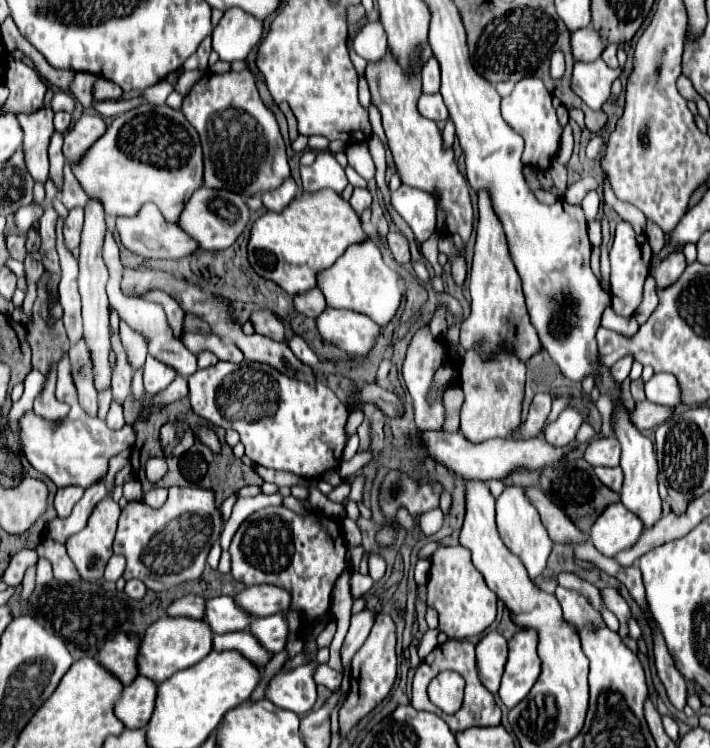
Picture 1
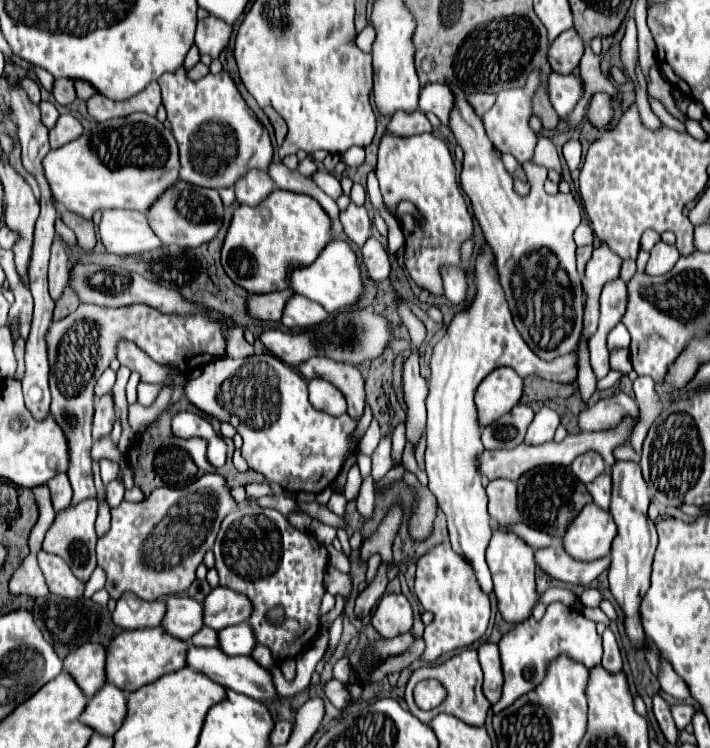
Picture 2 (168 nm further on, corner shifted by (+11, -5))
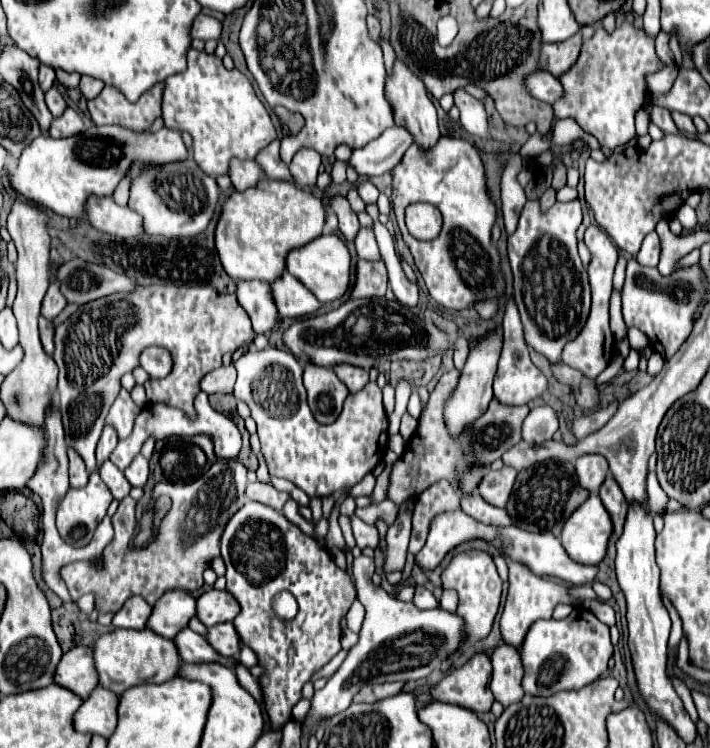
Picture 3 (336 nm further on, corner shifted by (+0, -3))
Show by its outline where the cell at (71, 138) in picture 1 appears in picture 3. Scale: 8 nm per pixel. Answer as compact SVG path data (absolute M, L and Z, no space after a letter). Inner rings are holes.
M65 108L65 112L59 118L53 118L49 126L49 136L67 138L71 134L79 134L79 130L83 130L83 122L79 114L73 108Z

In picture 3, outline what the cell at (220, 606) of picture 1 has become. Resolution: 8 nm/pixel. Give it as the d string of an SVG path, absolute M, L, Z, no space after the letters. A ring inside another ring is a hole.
M171 590L155 602L153 612L147 620L147 628L163 638L175 638L175 634L187 626L189 618L195 616L195 596L185 590Z

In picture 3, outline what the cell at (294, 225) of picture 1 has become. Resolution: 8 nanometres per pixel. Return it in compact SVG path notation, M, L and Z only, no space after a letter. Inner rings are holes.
M261 178L255 186L247 188L245 192L233 192L221 206L221 216L215 226L215 248L221 258L223 270L233 280L263 280L273 282L285 270L285 256L289 250L305 246L307 242L321 236L325 224L325 208L319 198L311 192L305 192L293 182L287 180L269 180Z

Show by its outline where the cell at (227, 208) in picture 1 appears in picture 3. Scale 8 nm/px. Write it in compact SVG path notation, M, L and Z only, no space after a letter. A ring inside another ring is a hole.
M185 158L163 166L141 166L131 182L127 206L143 218L145 234L181 238L199 234L207 228L217 206L217 198L219 188L215 178L205 174L193 158Z

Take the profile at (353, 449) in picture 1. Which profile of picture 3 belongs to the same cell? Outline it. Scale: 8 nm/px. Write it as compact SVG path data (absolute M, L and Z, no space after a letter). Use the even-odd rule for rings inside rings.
M303 362L303 384L309 396L309 408L321 424L331 424L341 414L343 402L349 394L347 386L331 368Z

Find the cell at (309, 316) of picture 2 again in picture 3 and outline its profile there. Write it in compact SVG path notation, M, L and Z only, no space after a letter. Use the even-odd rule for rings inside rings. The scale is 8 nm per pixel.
M287 270L269 286L271 286L273 302L283 318L307 316L321 306L321 302Z

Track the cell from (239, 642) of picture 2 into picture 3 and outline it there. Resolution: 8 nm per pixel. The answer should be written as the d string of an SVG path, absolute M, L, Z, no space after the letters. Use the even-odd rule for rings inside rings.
M219 624L207 628L205 640L223 658L239 658L239 634L233 624Z

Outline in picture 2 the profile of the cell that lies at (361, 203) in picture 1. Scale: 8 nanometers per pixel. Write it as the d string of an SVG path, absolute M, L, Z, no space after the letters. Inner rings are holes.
M350 202L348 208L344 212L340 212L340 222L344 224L346 236L362 248L364 242L370 238L370 228L372 228L372 222L370 222L366 208Z

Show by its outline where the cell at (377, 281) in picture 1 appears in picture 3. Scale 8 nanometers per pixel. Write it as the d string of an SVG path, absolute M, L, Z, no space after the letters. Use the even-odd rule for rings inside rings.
M323 234L323 236L315 238L313 242L307 242L305 246L291 250L285 258L285 266L297 280L301 280L315 294L315 298L319 302L339 300L347 292L351 256L343 244L343 240L335 234Z

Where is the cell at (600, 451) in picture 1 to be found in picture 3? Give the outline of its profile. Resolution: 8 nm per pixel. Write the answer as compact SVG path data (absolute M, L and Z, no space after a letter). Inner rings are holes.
M583 454L575 460L575 474L579 486L589 490L591 494L597 494L605 476L609 472L607 460L601 454Z

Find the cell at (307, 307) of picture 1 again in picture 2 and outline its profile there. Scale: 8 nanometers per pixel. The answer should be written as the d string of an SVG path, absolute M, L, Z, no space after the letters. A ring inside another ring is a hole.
M286 288L282 292L270 292L270 294L256 294L250 296L248 306L250 306L250 314L260 318L260 320L274 320L278 322L282 318L284 306L286 302L292 298L294 290Z

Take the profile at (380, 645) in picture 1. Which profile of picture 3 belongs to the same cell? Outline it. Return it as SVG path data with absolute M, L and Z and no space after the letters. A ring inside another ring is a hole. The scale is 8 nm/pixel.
M417 586L415 588L415 606L421 606L421 610L427 610L427 608L437 608L439 606L439 600L433 596L431 590L423 588L423 586Z

